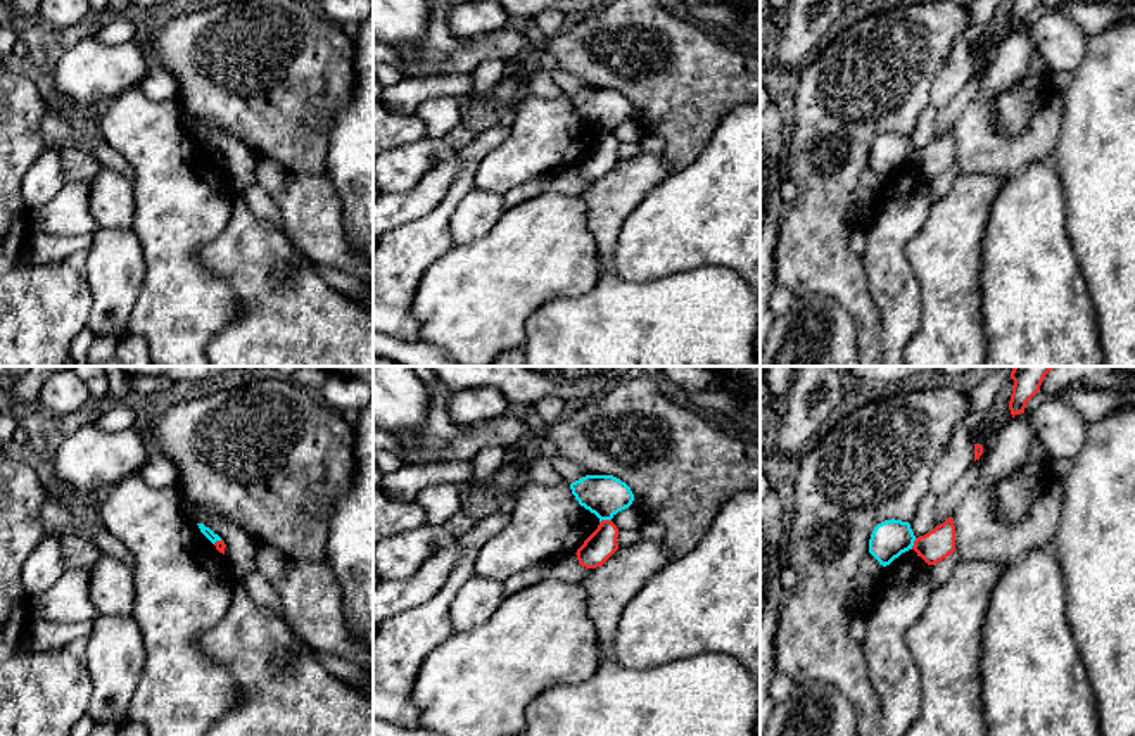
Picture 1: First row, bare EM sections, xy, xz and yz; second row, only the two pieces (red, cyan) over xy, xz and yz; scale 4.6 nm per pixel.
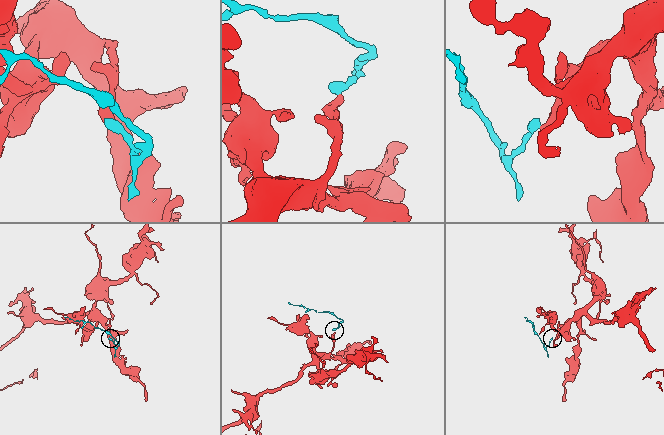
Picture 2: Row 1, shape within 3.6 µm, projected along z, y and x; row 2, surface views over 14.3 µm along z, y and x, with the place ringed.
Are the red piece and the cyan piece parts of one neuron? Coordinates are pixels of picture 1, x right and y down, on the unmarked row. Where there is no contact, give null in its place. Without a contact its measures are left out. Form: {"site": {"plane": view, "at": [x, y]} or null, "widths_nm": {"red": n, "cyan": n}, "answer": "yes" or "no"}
{"site": {"plane": "xz", "at": [605, 133]}, "widths_nm": {"red": 140, "cyan": 190}, "answer": "no"}

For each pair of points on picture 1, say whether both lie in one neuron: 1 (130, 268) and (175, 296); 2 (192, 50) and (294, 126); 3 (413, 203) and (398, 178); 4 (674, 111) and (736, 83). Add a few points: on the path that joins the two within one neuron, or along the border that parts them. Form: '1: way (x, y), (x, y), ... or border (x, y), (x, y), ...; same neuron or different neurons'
1: border (137, 235), (142, 246), (144, 282), (132, 315); different neurons
2: way (218, 56), (268, 106); same neuron
3: border (437, 164), (413, 187), (391, 194); different neurons
4: way (690, 95), (702, 83), (721, 83); same neuron

